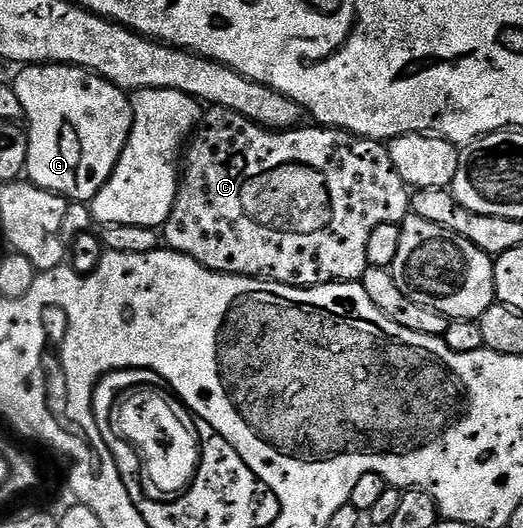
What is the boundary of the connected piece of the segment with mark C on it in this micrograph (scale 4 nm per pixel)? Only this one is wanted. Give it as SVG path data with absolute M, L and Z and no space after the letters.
M212 107L202 113L197 131L190 137L185 148L185 159L181 164L179 189L173 202L173 210L162 226L161 236L166 247L193 258L201 266L214 272L224 272L226 276L253 276L256 280L272 280L278 284L288 284L294 288L315 288L318 284L362 281L367 263L369 237L382 224L400 225L411 212L412 193L403 183L401 174L389 158L387 144L378 140L366 140L364 136L353 136L350 132L340 132L338 128L310 126L296 127L294 130L268 130L260 128L252 120L246 120L233 110Z

